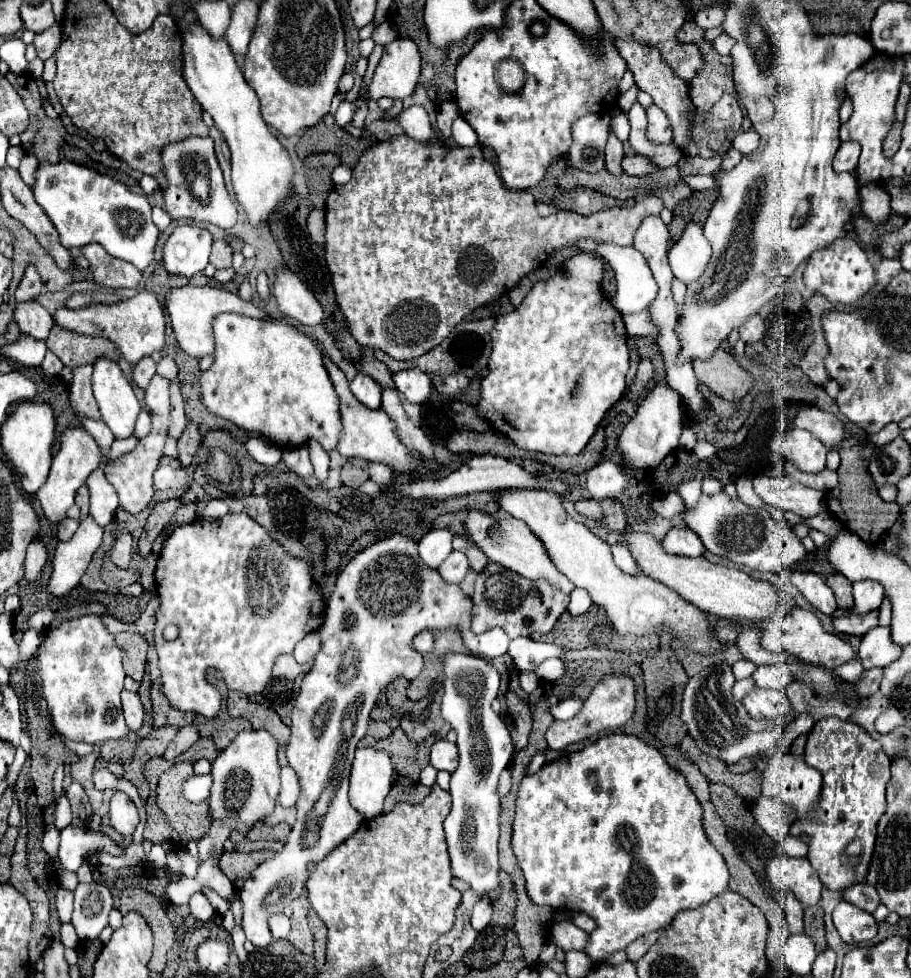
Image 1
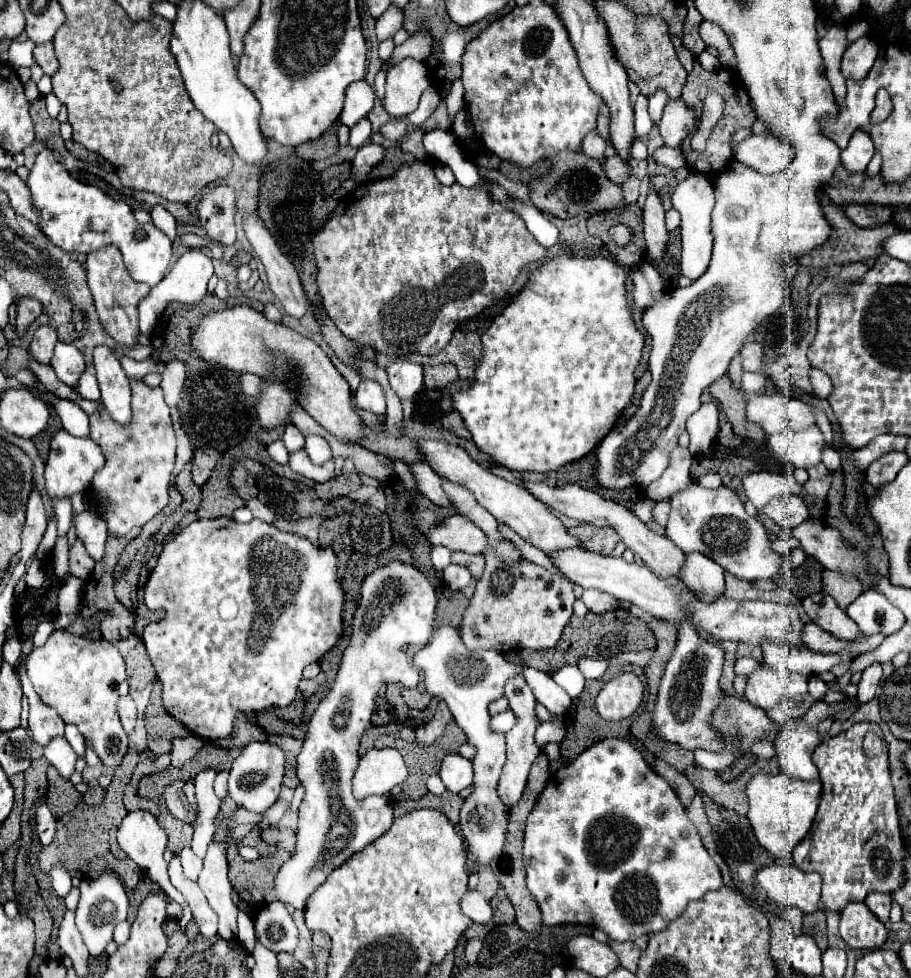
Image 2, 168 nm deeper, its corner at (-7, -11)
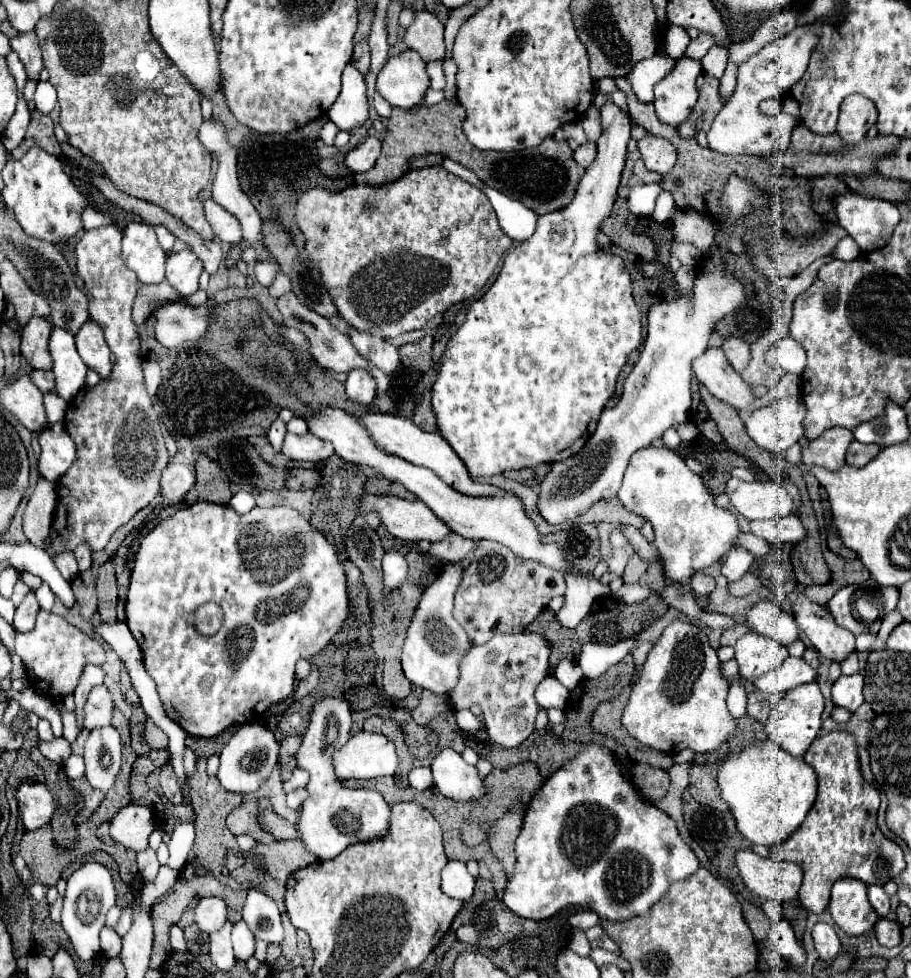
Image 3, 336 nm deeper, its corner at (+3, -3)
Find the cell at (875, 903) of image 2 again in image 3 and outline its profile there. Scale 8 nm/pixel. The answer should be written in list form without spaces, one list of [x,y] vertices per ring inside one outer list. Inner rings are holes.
[[[869,885],[867,887],[867,895],[869,895],[869,903],[877,911],[877,915],[885,917],[889,913],[889,897],[883,891],[883,887],[881,885]]]

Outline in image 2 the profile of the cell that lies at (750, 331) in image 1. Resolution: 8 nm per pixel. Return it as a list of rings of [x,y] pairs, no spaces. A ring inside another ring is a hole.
[[[747,343],[741,347],[739,351],[741,355],[741,365],[743,365],[743,371],[761,371],[763,367],[763,349],[759,347],[759,343]]]

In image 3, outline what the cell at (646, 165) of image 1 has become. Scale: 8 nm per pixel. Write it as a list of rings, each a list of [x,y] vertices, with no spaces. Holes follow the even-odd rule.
[[[585,143],[585,145],[581,145],[581,147],[575,151],[575,161],[577,161],[581,167],[587,169],[589,163],[593,163],[595,155],[597,155],[595,143]]]

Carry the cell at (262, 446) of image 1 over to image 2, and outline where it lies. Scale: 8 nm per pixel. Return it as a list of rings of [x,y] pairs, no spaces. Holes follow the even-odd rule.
[[[279,439],[279,441],[273,441],[271,445],[267,445],[267,451],[269,451],[271,459],[273,459],[273,461],[277,461],[279,465],[285,465],[285,463],[287,463],[289,453],[287,453],[287,449],[285,449],[285,445],[283,445],[283,441],[281,441],[281,439]]]

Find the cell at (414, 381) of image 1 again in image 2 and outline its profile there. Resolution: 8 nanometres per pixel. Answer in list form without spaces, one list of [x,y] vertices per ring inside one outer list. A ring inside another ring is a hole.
[[[397,359],[395,363],[387,365],[387,375],[391,381],[393,391],[401,399],[413,399],[423,389],[423,367],[411,363],[407,359]]]

